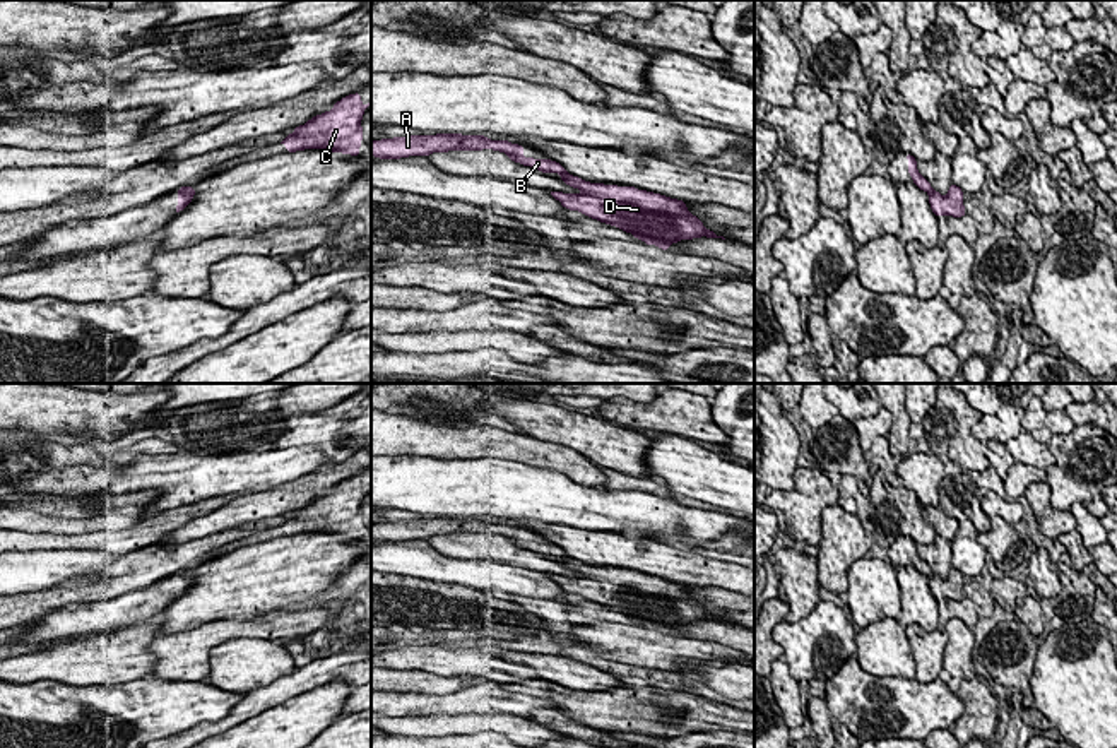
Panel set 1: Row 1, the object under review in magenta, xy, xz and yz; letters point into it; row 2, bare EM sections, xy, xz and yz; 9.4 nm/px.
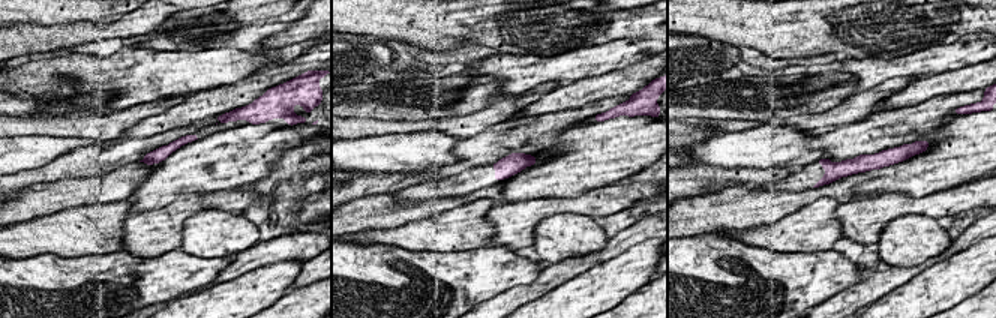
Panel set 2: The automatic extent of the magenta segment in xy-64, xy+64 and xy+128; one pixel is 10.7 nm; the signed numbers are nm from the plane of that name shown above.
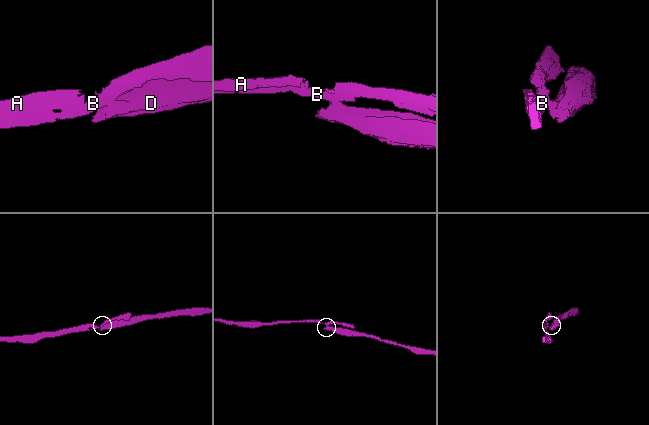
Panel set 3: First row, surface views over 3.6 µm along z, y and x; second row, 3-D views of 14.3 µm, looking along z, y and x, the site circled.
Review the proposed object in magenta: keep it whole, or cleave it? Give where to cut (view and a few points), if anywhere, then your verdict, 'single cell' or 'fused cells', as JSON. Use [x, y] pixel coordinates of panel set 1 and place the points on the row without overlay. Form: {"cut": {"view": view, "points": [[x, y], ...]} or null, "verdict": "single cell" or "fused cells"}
{"cut": {"view": "xz", "points": [[568, 557], [561, 560]]}, "verdict": "fused cells"}

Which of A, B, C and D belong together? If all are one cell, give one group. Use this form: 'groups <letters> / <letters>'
groups A B C / D

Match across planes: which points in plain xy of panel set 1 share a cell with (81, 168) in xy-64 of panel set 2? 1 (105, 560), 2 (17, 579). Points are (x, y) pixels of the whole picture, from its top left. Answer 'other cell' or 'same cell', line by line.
1: other cell
2: other cell

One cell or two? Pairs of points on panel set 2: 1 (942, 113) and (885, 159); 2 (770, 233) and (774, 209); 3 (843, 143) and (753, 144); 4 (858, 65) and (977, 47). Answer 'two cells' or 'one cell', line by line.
1: two cells
2: two cells
3: two cells
4: one cell

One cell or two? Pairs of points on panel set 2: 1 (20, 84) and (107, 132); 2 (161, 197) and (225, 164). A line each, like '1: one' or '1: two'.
1: two
2: one

